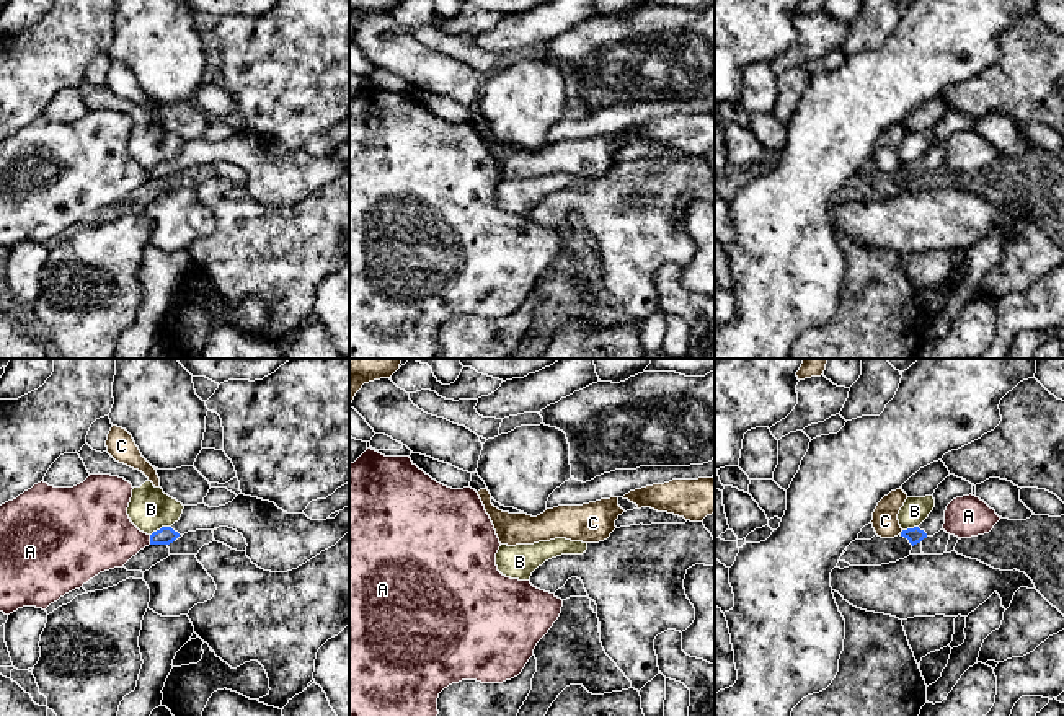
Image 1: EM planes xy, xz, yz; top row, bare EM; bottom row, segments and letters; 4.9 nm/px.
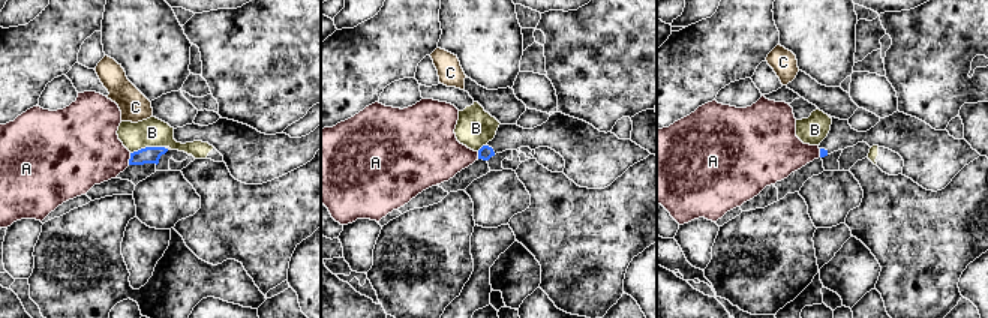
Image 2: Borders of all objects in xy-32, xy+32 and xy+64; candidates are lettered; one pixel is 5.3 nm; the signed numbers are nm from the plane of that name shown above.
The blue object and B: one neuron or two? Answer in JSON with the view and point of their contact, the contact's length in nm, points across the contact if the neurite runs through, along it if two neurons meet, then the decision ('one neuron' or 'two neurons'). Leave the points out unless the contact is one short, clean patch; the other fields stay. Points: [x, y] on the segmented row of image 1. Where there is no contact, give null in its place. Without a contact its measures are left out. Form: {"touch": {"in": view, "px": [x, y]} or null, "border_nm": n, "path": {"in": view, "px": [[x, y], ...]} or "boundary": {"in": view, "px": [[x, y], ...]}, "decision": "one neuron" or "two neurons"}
{"touch": {"in": "xy", "px": [162, 527]}, "border_nm": 120, "boundary": {"in": "xy", "px": [[170, 525], [162, 525], [150, 535]]}, "decision": "two neurons"}

